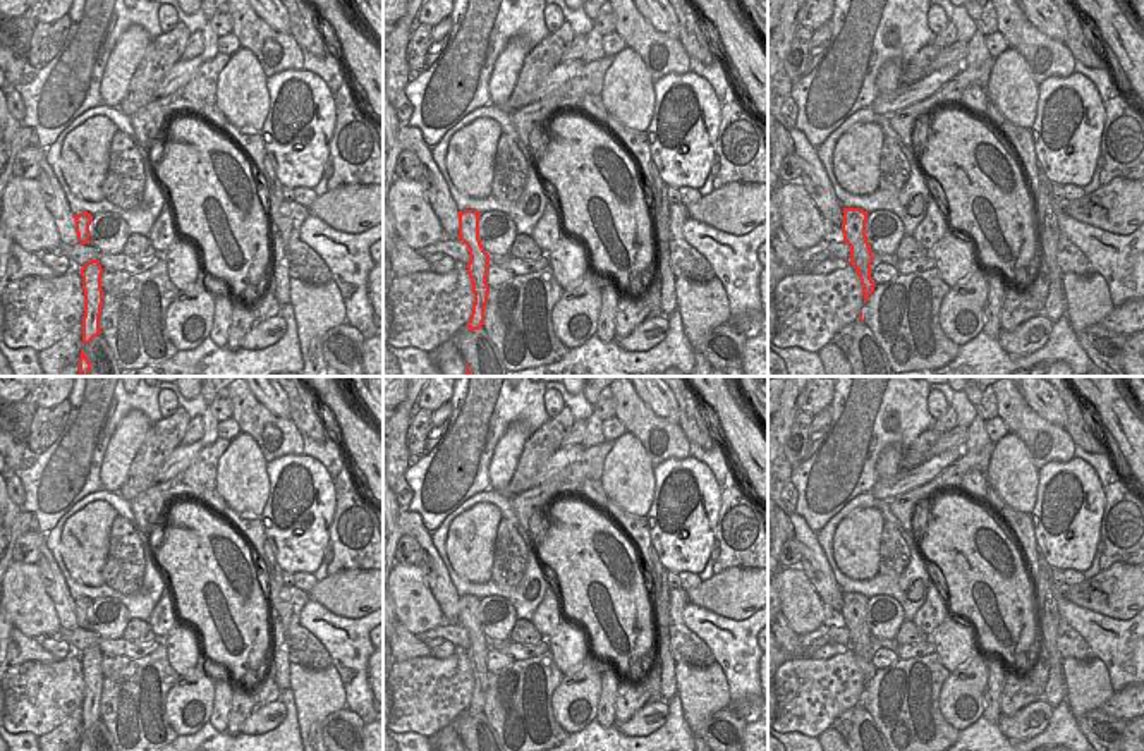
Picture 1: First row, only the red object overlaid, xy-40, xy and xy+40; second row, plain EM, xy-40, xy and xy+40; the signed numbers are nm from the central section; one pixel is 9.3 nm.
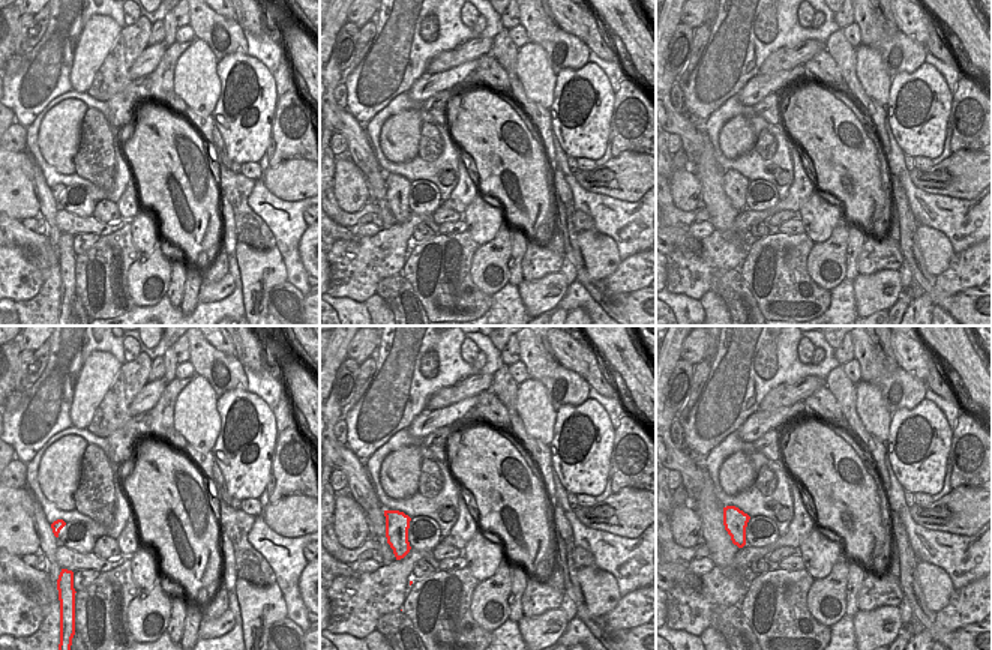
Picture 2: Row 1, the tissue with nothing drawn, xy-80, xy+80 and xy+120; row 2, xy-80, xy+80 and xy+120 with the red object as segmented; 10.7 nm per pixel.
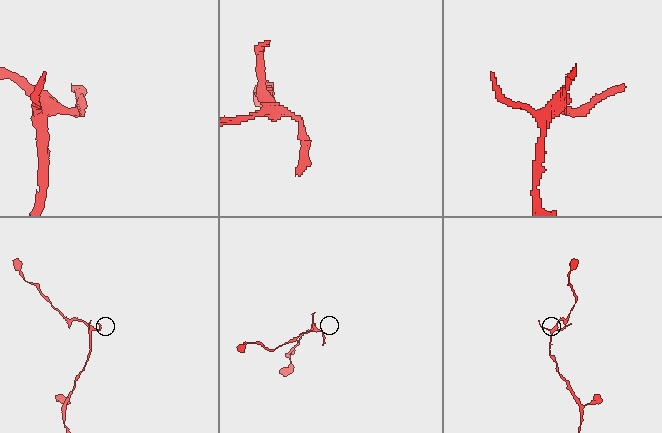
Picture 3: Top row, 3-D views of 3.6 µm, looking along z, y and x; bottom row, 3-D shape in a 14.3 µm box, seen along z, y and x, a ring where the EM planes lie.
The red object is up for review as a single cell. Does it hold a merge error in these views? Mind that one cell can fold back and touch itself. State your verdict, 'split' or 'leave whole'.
split

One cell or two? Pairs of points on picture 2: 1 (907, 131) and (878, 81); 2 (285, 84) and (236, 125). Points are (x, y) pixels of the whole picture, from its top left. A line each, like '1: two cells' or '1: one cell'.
1: two cells
2: two cells

